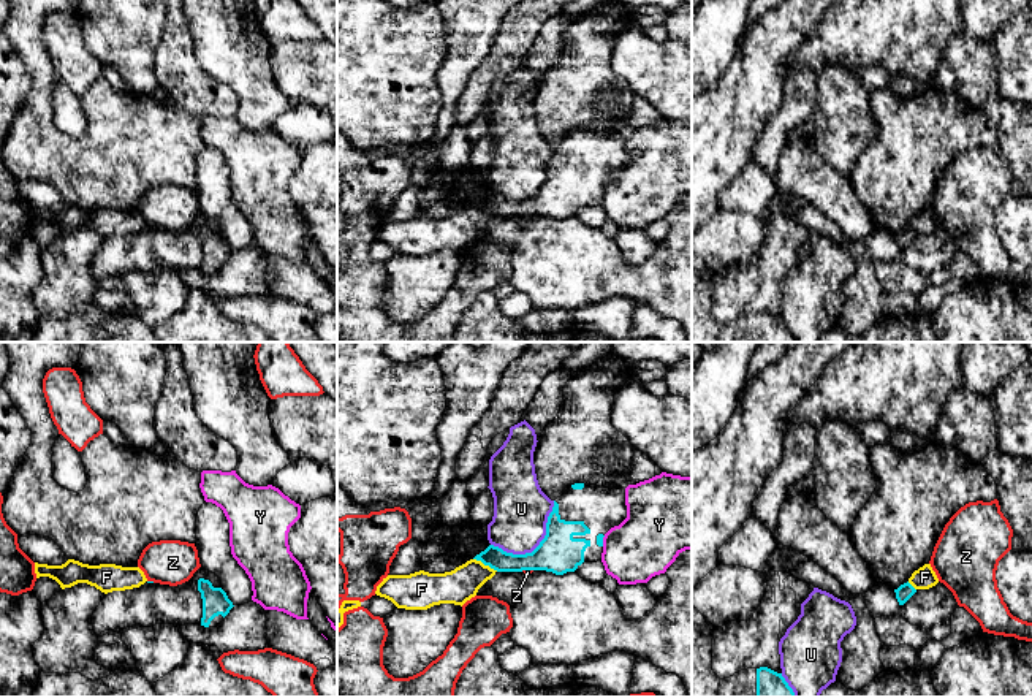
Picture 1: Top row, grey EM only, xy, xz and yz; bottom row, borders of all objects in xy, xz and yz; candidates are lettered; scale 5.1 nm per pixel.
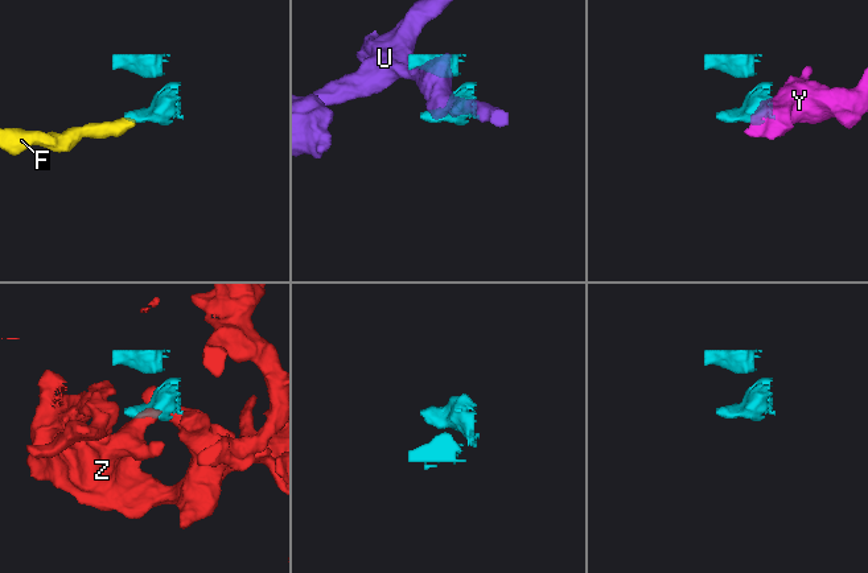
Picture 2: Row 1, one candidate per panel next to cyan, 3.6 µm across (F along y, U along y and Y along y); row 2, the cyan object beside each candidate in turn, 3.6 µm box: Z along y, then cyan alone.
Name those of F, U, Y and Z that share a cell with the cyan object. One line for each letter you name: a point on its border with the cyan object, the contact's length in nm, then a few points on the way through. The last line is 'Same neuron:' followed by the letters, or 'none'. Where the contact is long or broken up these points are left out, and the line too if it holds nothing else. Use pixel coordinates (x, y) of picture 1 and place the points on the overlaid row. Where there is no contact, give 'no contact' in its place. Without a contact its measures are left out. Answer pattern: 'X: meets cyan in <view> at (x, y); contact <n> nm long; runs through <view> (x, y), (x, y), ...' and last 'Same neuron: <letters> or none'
Same neuron: none

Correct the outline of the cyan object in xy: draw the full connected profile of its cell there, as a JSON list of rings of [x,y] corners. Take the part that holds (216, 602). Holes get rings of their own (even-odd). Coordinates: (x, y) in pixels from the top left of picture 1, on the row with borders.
[[[198,580],[198,591],[203,599],[201,626],[217,627],[234,607],[222,588],[214,588],[209,580]]]

